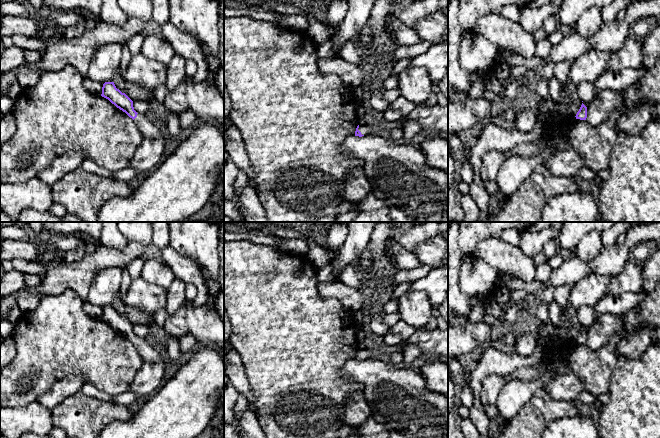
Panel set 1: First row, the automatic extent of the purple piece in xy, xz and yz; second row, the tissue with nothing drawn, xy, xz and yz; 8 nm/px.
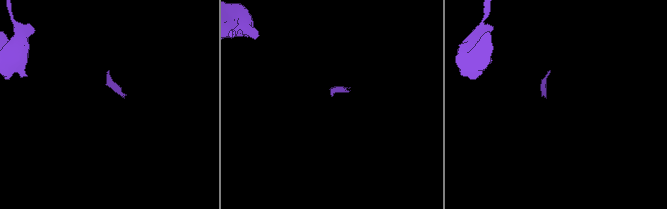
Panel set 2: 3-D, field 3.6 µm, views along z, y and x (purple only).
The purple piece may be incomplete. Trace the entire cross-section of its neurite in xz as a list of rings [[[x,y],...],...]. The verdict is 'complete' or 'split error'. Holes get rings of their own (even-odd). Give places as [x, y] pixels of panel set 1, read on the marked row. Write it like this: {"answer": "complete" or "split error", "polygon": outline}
{"answer": "split error", "polygon": [[[369,122],[365,125],[357,126],[355,136],[365,136],[377,132],[377,125],[374,122]]]}

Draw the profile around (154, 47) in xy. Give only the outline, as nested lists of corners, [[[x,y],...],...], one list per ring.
[[[149,35],[145,37],[141,54],[148,59],[154,59],[167,65],[174,57],[175,52],[171,44],[161,36]]]

